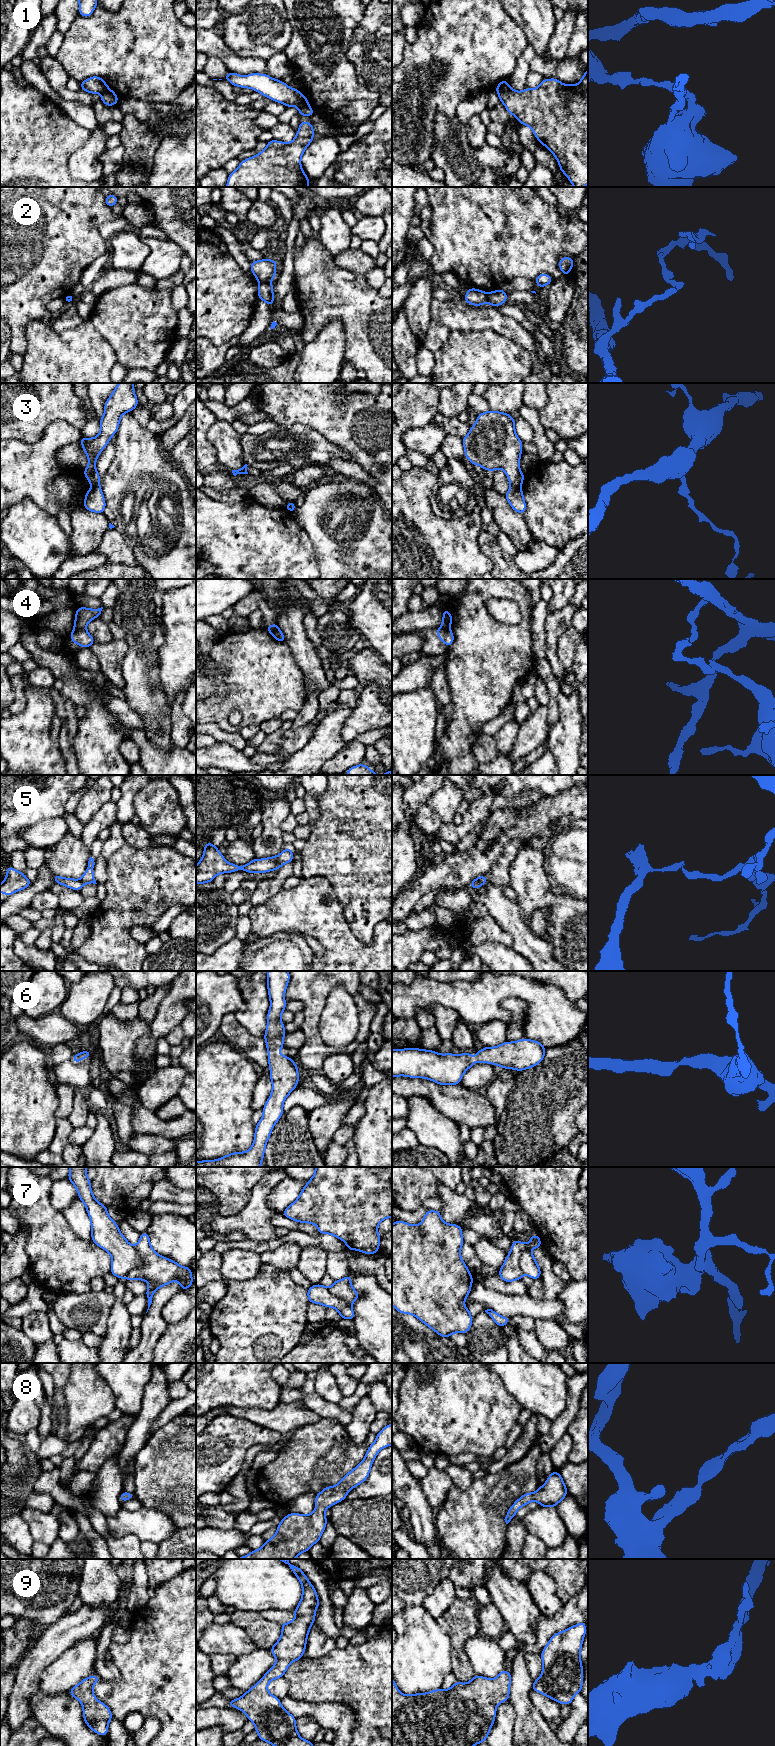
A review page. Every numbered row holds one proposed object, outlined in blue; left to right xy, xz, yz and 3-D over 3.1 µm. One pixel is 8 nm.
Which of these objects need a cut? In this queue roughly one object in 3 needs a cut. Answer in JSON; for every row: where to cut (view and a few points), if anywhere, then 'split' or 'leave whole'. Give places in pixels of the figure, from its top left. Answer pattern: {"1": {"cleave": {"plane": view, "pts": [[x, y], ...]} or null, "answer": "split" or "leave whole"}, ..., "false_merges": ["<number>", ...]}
{"1": {"cleave": {"plane": "xz", "pts": [[301, 95], [298, 107]]}, "answer": "split"}, "2": {"cleave": {"plane": "xz", "pts": [[269, 281], [260, 283]]}, "answer": "split"}, "3": {"cleave": {"plane": "yz", "pts": [[511, 485], [519, 486]]}, "answer": "split"}, "4": {"cleave": {"plane": "xy", "pts": [[74, 627], [84, 629]]}, "answer": "split"}, "5": {"cleave": {"plane": "xz", "pts": [[278, 856], [278, 861], [273, 869]]}, "answer": "split"}, "6": {"cleave": null, "answer": "leave whole"}, "7": {"cleave": {"plane": "xy", "pts": [[135, 1246], [142, 1265], [134, 1267], [125, 1277]]}, "answer": "split"}, "8": {"cleave": null, "answer": "leave whole"}, "9": {"cleave": null, "answer": "leave whole"}, "false_merges": ["1", "2", "3", "4", "5", "7"]}

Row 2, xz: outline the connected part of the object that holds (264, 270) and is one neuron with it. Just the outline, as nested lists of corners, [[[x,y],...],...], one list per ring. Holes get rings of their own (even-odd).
[[[267,258],[250,262],[251,272],[259,283],[270,282],[276,276],[276,260]]]

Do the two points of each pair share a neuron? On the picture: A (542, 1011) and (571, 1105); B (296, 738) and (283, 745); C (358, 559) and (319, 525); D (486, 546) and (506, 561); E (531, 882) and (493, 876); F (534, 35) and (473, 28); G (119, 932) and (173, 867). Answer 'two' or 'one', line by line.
A: two
B: one
C: one
D: one
E: two
F: two
G: one

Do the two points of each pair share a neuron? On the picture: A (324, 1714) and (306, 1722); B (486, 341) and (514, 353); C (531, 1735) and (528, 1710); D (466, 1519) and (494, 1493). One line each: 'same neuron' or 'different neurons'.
A: different neurons
B: same neuron
C: same neuron
D: same neuron

